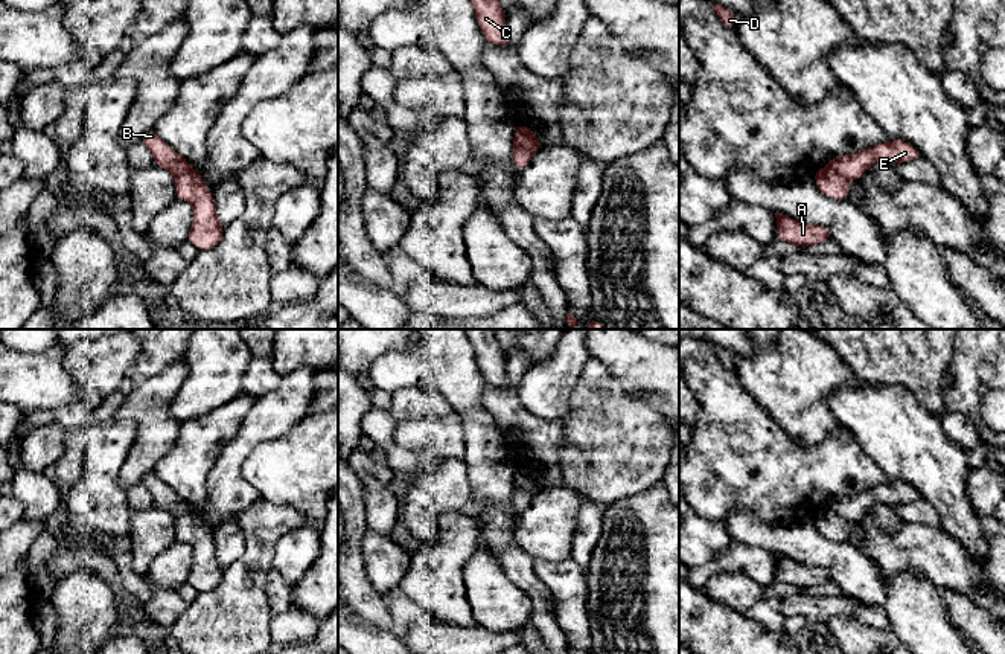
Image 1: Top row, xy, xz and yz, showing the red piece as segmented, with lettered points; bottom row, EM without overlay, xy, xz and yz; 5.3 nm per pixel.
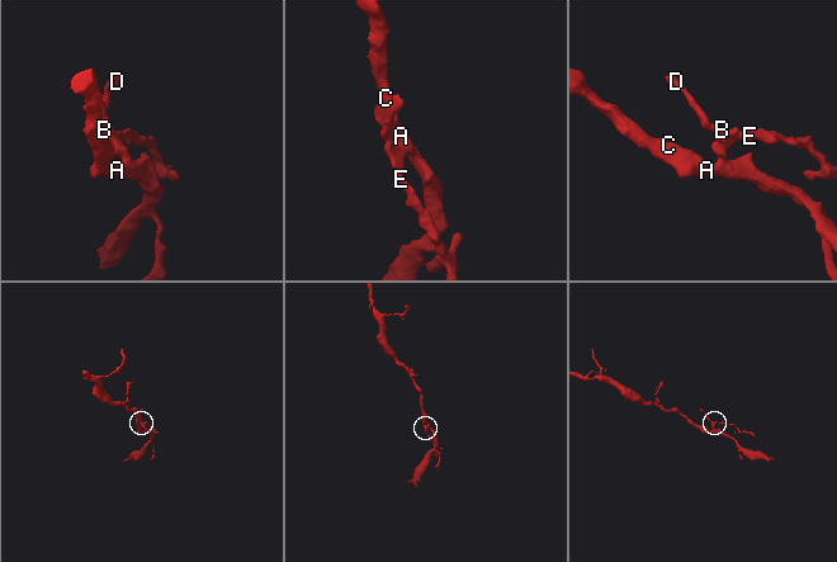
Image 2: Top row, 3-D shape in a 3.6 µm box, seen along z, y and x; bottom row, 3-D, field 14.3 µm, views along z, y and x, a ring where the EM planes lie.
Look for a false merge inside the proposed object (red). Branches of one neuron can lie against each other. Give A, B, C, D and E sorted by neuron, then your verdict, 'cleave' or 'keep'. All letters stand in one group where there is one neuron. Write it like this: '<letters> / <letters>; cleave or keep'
A C / B D E; cleave

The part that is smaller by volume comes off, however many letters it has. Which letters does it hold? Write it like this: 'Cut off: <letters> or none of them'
Cut off: B, D, E

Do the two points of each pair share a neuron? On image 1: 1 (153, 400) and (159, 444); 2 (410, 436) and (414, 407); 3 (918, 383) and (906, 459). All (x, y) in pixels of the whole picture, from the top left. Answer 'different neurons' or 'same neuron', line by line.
1: same neuron
2: different neurons
3: different neurons

